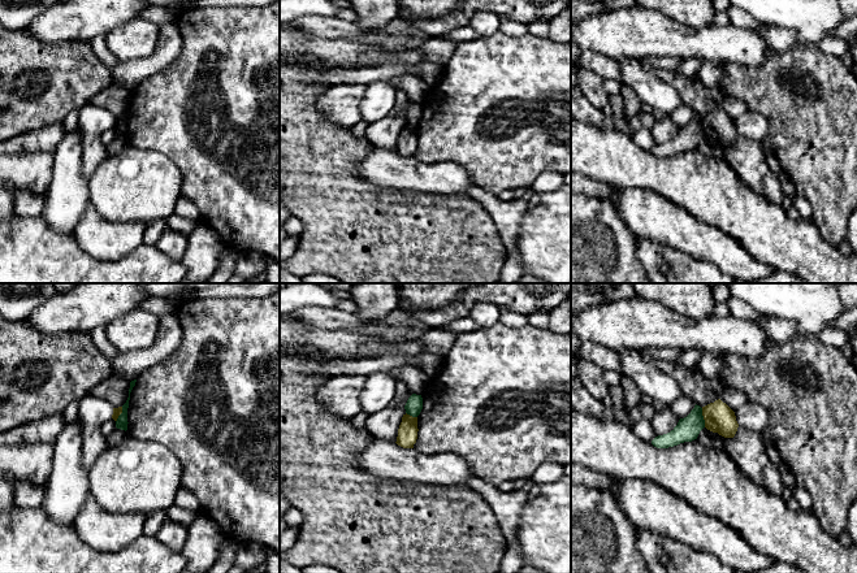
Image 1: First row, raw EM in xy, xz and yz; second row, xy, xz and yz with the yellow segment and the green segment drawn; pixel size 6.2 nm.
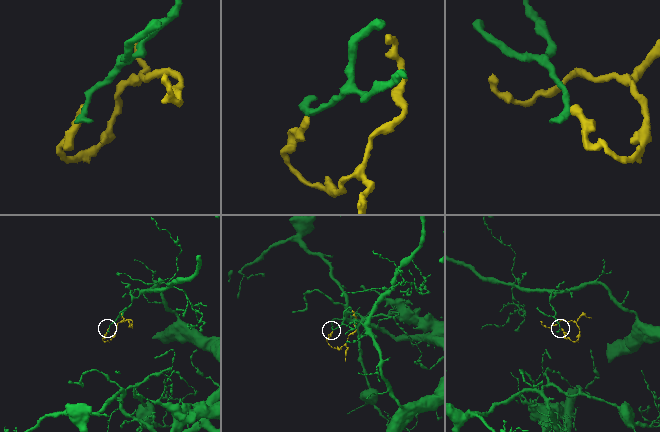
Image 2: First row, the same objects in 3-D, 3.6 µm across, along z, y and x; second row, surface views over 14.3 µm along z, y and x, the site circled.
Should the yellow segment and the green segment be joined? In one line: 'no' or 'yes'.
no

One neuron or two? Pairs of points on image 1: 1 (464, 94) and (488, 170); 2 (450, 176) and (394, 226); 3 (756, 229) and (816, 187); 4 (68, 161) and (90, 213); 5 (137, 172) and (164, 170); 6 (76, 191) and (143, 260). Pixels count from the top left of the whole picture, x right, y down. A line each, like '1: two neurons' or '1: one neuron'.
1: one neuron
2: two neurons
3: two neurons
4: two neurons
5: one neuron
6: two neurons

